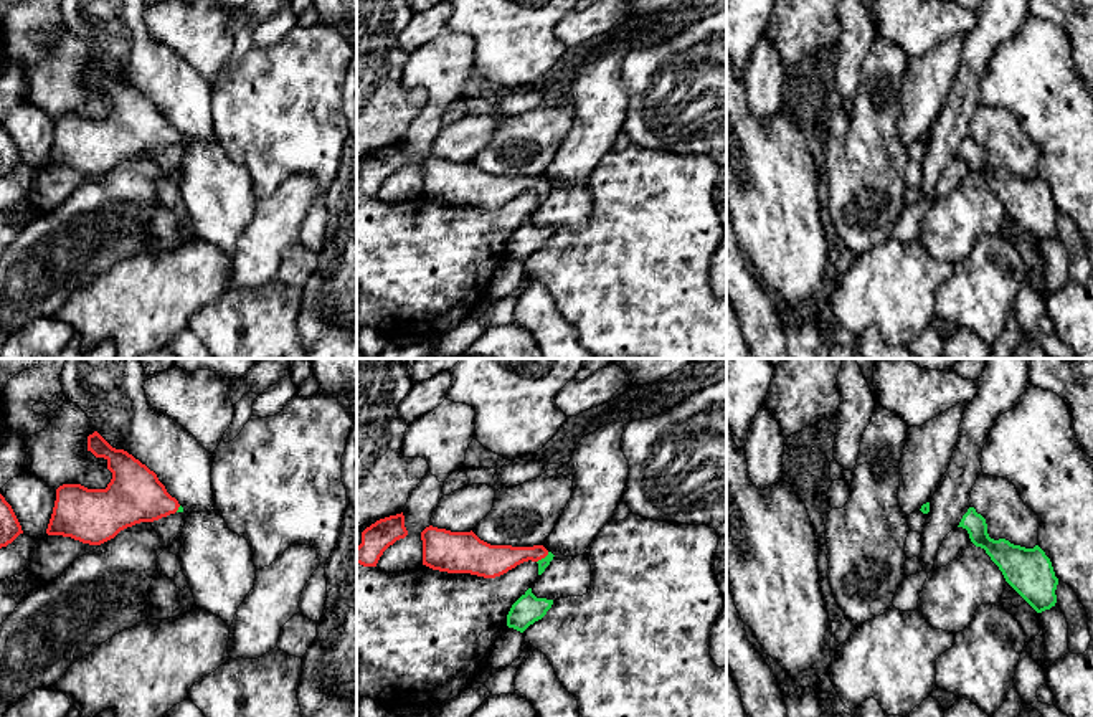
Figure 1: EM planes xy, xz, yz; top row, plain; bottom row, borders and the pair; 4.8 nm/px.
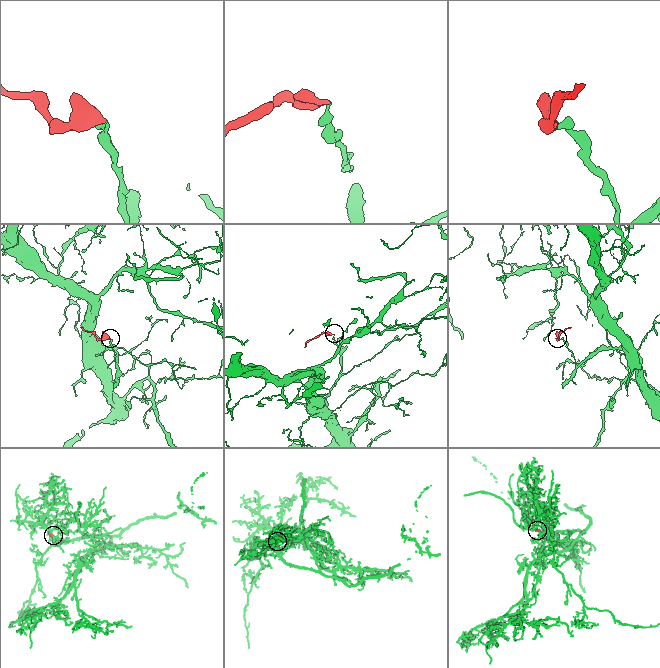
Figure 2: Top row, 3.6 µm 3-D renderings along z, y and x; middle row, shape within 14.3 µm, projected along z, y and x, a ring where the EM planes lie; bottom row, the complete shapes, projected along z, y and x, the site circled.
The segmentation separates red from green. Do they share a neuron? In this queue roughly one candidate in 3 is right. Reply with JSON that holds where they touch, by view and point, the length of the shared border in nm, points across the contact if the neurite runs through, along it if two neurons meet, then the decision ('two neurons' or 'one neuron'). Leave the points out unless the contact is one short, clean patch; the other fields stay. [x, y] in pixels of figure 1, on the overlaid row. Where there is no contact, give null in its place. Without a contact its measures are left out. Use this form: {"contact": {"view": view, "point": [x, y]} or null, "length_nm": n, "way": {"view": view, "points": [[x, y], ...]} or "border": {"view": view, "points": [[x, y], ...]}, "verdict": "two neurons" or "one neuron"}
{"contact": {"view": "xz", "point": [542, 557]}, "length_nm": 80, "way": {"view": "xz", "points": [[491, 560], [520, 554], [542, 557], [542, 564]]}, "verdict": "one neuron"}

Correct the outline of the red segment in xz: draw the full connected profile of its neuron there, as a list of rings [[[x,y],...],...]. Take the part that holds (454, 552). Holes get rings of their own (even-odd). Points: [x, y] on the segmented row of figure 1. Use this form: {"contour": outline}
{"contour": [[[433,525],[421,532],[421,540],[423,565],[439,572],[471,573],[484,578],[500,577],[528,560],[538,563],[538,575],[542,575],[555,557],[543,545],[490,545],[472,530],[451,532]]]}

